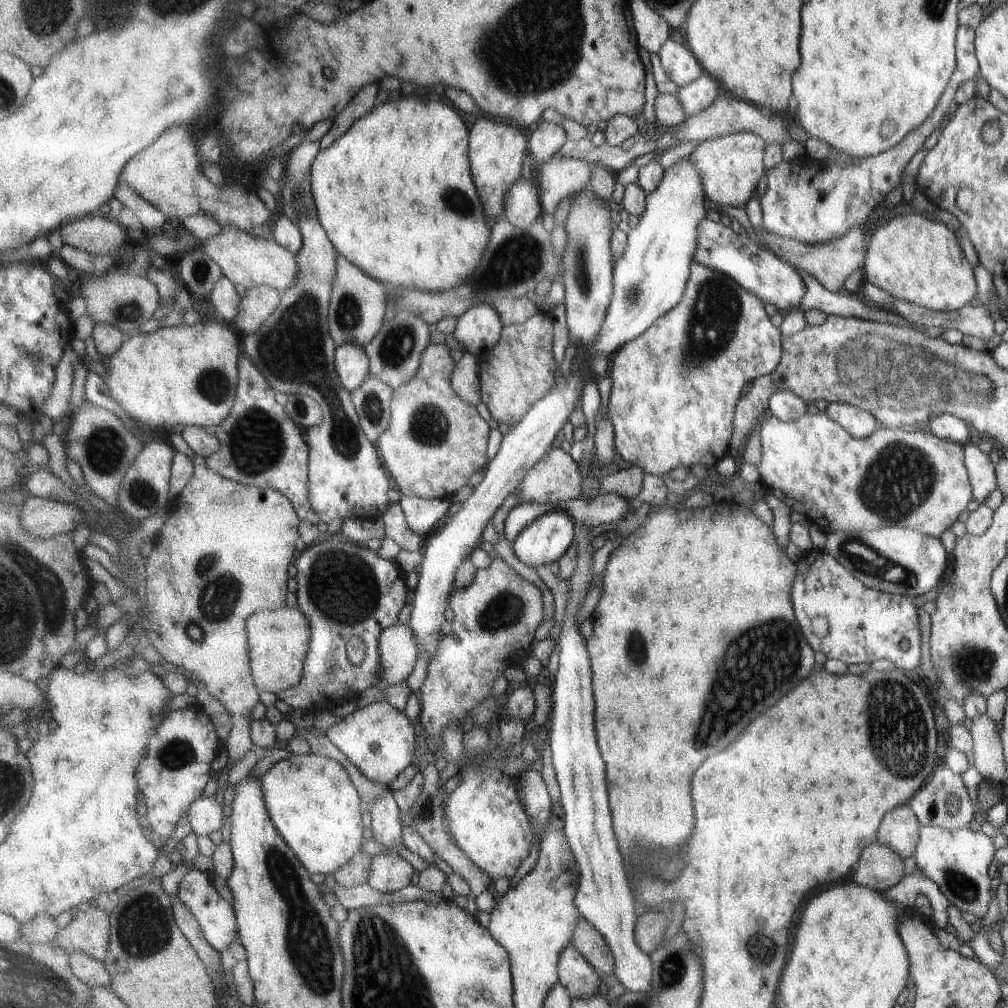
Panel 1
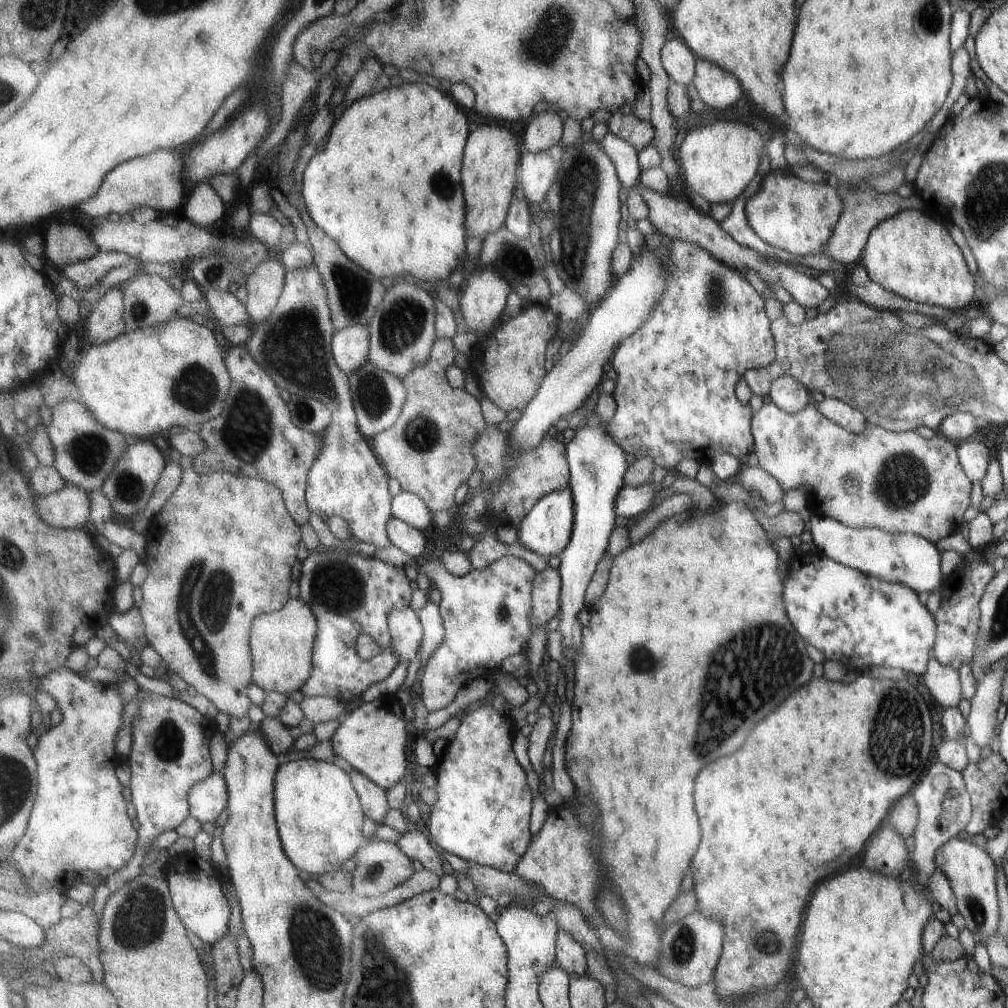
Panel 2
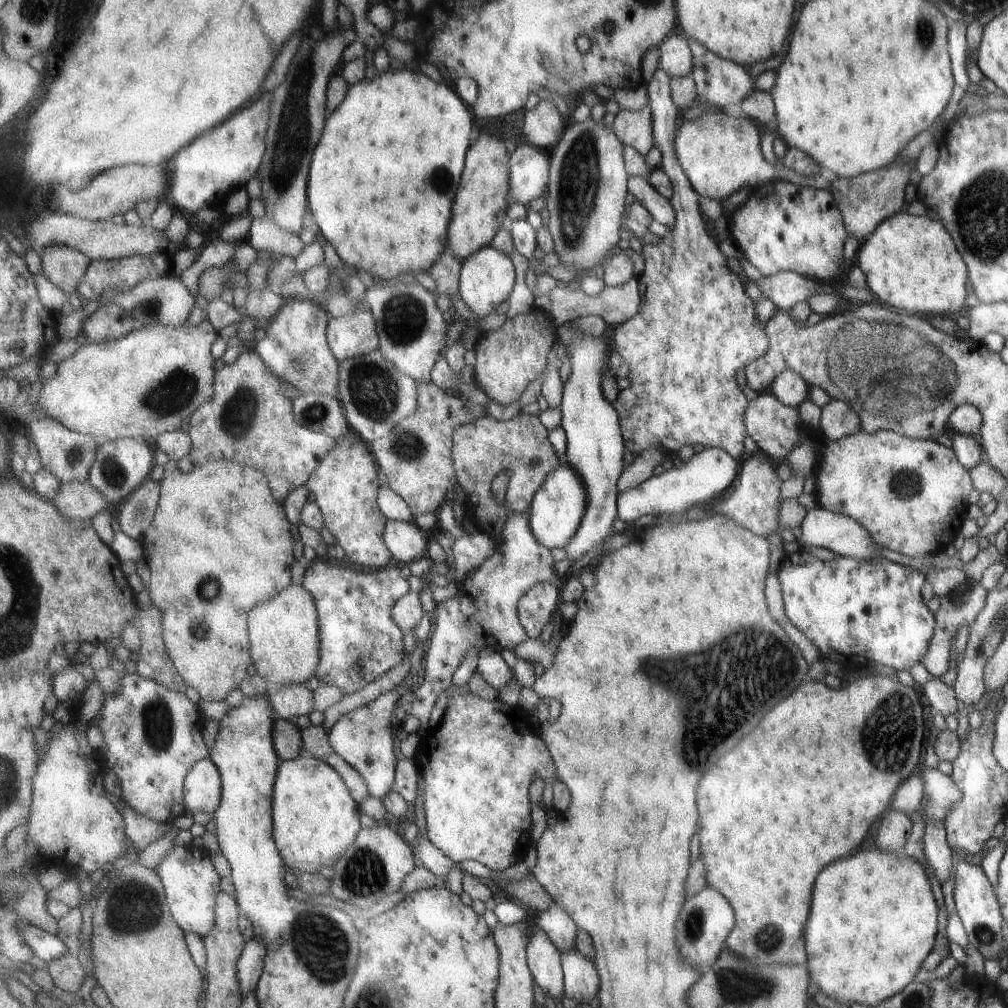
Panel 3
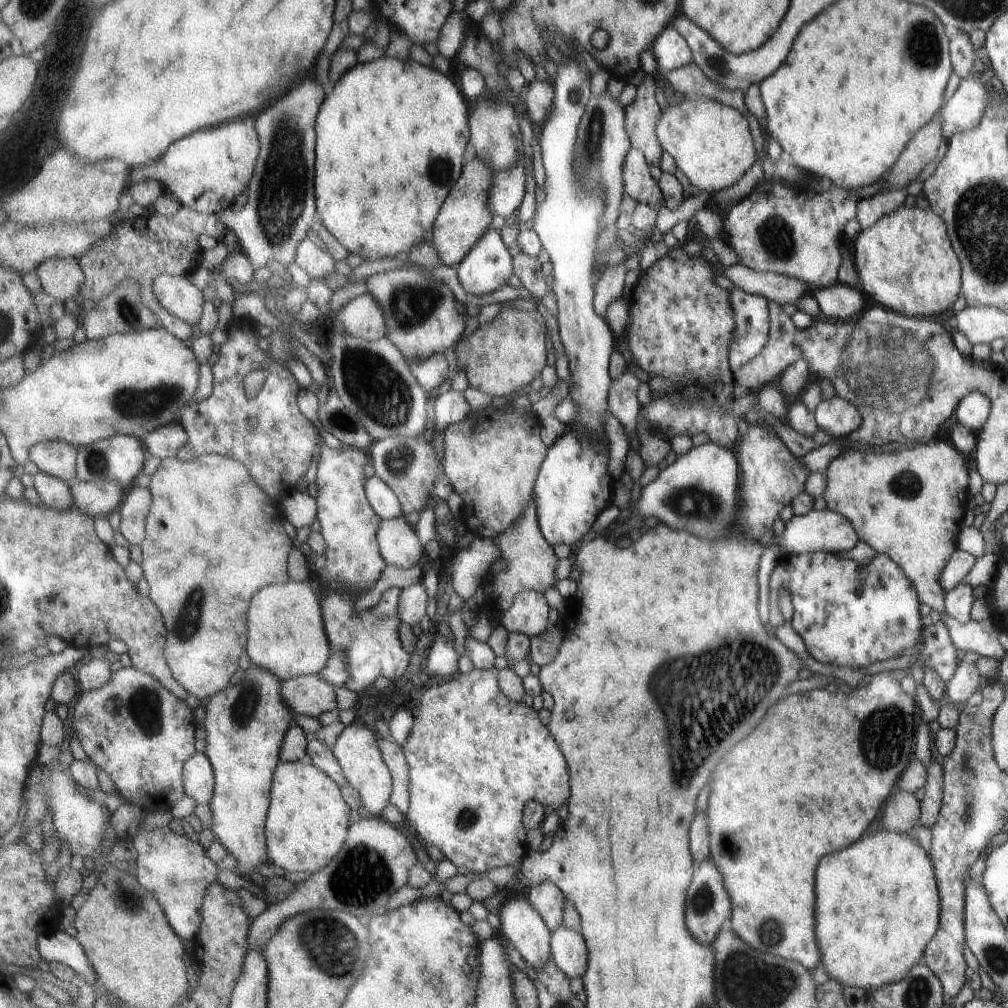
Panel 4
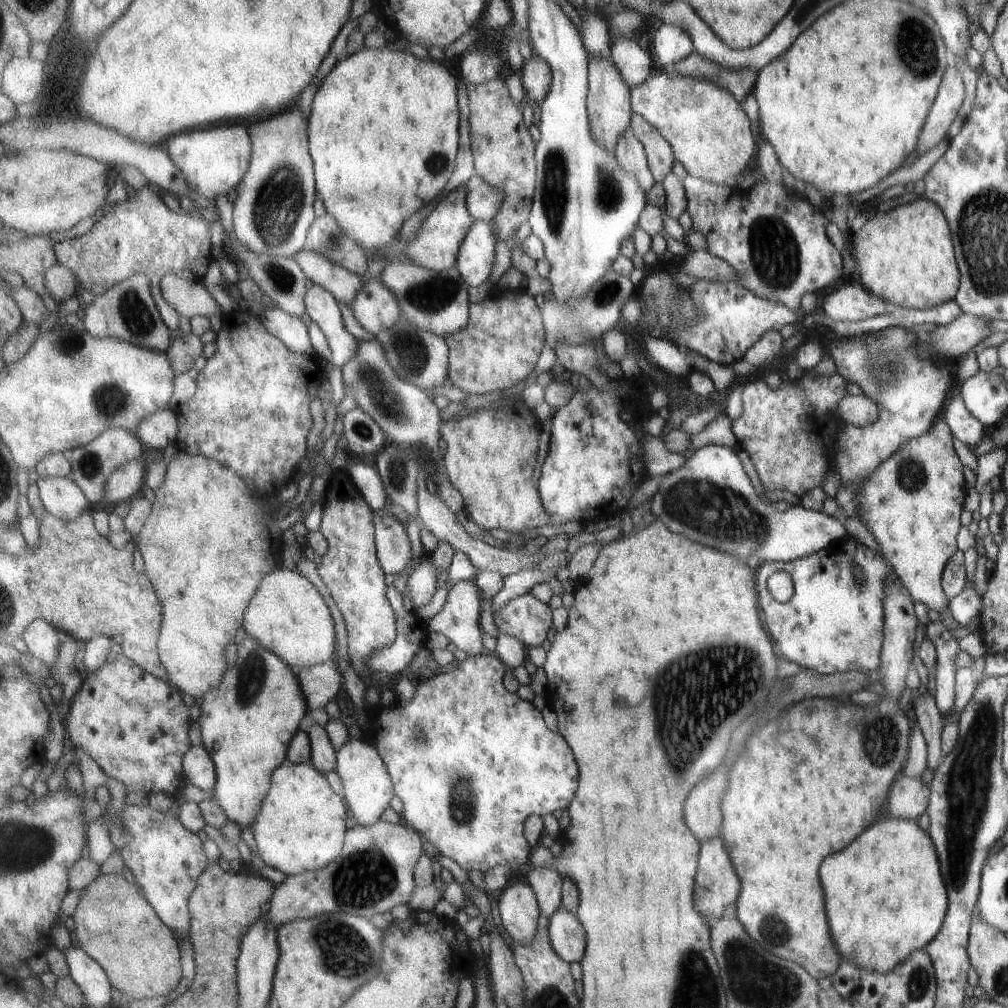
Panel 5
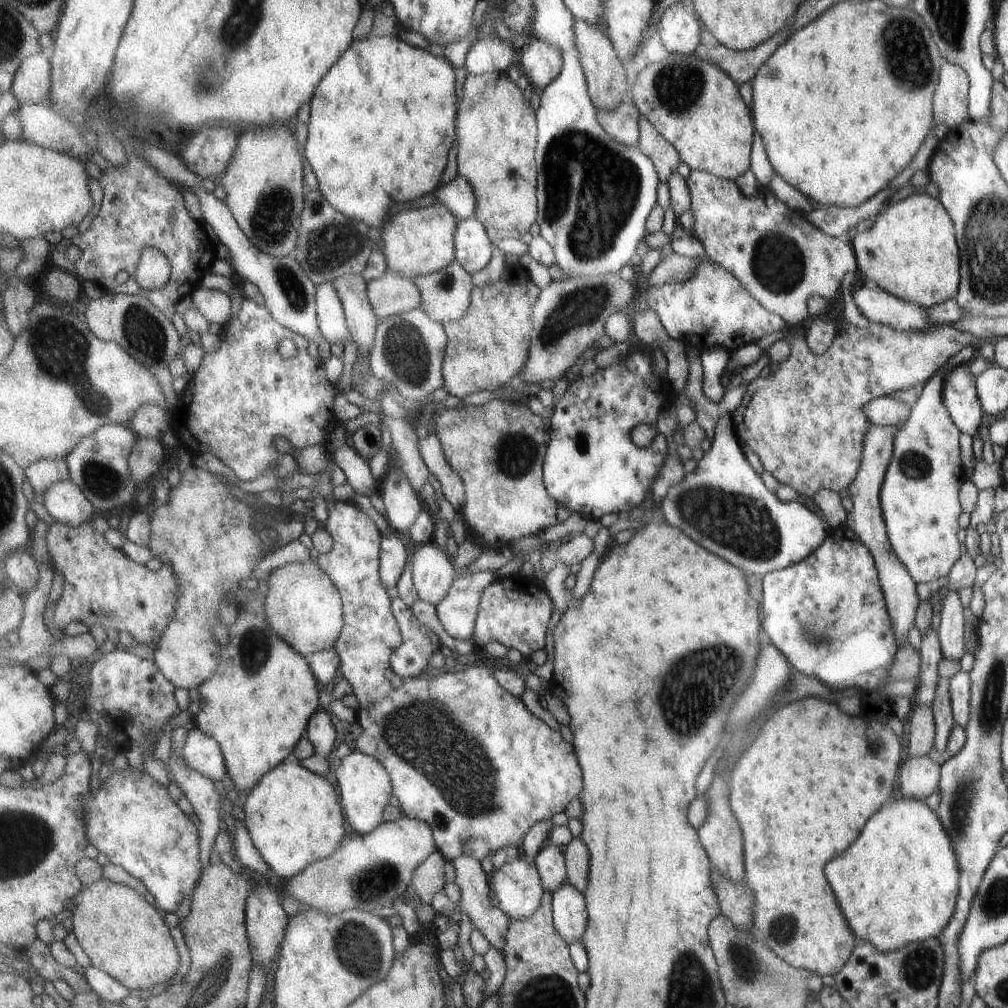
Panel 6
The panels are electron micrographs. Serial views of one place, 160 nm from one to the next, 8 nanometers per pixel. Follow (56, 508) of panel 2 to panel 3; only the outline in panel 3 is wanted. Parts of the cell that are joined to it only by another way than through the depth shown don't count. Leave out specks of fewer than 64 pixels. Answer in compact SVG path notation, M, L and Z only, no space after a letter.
M87 480L62 484L53 500L60 514L70 519L92 519L109 506L106 496Z

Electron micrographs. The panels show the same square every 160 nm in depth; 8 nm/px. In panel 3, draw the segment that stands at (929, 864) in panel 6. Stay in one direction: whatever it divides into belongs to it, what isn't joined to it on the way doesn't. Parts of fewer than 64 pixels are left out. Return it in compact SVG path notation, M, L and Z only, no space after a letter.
M870 842L851 858L841 858L821 870L817 890L813 890L813 914L809 914L809 926L805 926L809 958L804 964L819 993L842 1005L874 1007L901 992L913 980L921 962L931 952L937 932L937 905L925 871L903 852L881 851Z

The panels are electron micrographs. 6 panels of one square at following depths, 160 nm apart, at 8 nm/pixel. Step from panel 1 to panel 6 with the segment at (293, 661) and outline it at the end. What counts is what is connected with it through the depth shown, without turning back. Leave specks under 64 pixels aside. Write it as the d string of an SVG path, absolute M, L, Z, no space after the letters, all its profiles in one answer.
M313 561L292 563L275 570L269 578L269 594L265 600L265 614L269 626L281 634L301 656L309 656L336 647L344 629L344 603L339 588Z

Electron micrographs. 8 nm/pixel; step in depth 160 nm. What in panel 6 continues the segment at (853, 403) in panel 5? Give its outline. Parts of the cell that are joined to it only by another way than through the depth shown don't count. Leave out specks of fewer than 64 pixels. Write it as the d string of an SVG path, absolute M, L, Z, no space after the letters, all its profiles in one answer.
M885 397L873 398L861 406L863 416L869 418L872 426L902 426L910 414L910 407L897 399Z

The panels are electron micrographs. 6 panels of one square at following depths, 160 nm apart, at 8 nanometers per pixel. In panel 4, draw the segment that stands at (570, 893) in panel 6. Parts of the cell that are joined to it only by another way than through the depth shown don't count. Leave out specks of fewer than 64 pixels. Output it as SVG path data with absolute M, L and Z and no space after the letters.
M566 924L556 931L552 931L552 958L570 979L583 978L587 974L587 962L589 962L587 944L579 932L571 930Z

